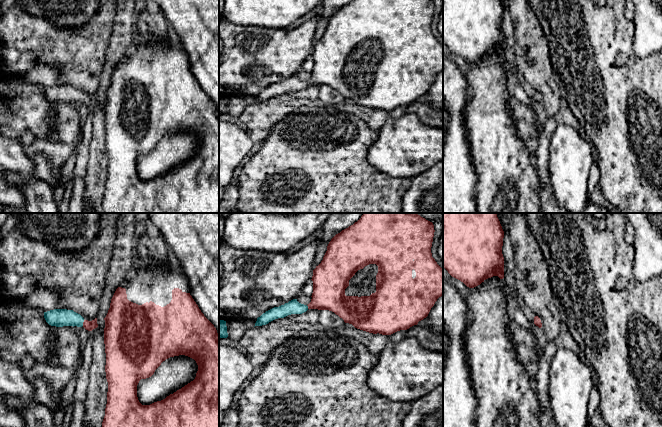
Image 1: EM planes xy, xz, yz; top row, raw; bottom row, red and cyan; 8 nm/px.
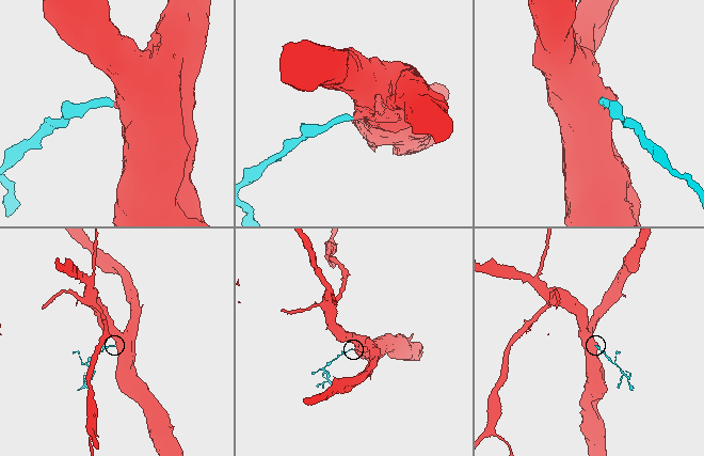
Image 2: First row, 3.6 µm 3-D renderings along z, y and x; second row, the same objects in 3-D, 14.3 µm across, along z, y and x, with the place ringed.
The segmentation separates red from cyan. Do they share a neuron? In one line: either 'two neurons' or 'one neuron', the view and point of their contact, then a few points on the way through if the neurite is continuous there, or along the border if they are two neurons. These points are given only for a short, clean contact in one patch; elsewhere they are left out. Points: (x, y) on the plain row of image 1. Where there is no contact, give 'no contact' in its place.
one neuron; contact xy (83, 99); way xy (88, 101), (83, 99), (72, 94), (58, 93)

